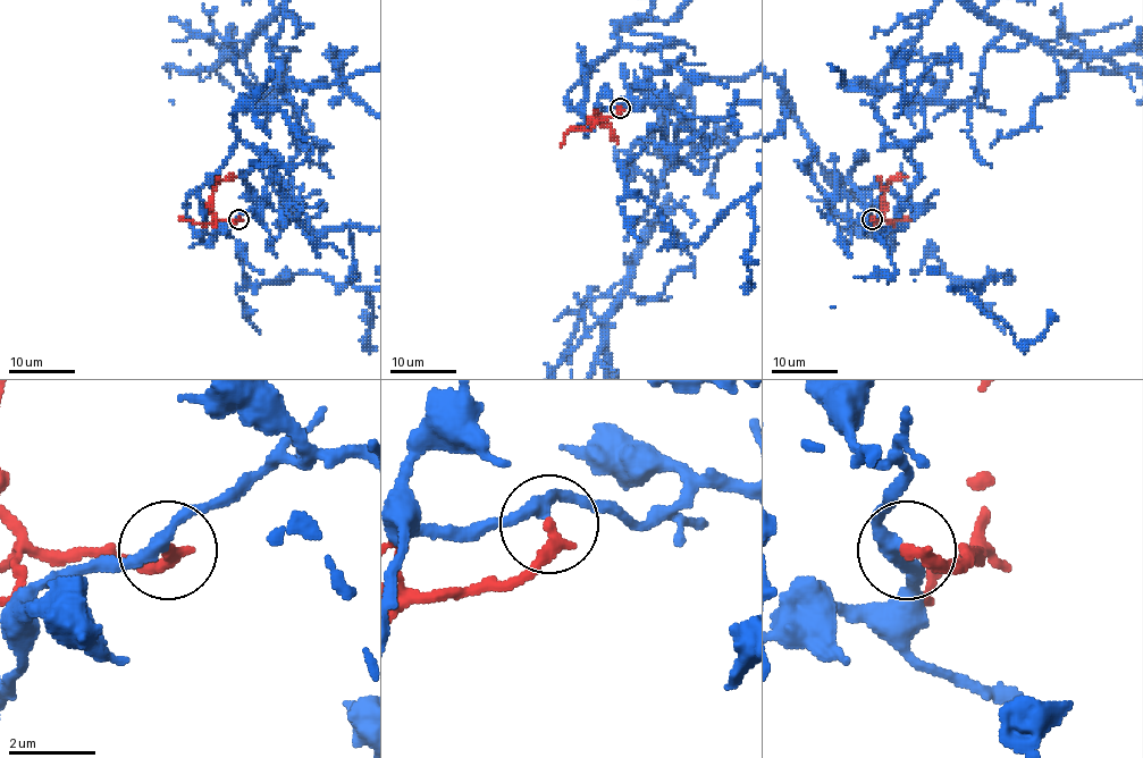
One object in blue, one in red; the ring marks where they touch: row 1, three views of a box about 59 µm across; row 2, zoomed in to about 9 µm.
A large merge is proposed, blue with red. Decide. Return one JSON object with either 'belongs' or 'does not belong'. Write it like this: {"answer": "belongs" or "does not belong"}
{"answer": "does not belong"}

